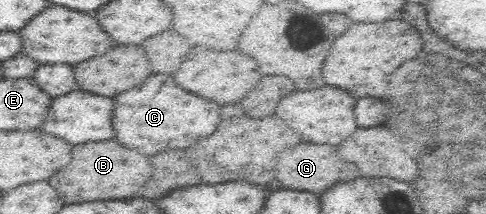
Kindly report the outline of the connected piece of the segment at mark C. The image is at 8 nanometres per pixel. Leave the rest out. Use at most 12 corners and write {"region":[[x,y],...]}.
{"region":[[155,74],[115,98],[117,140],[157,154],[215,132],[221,106]]}

